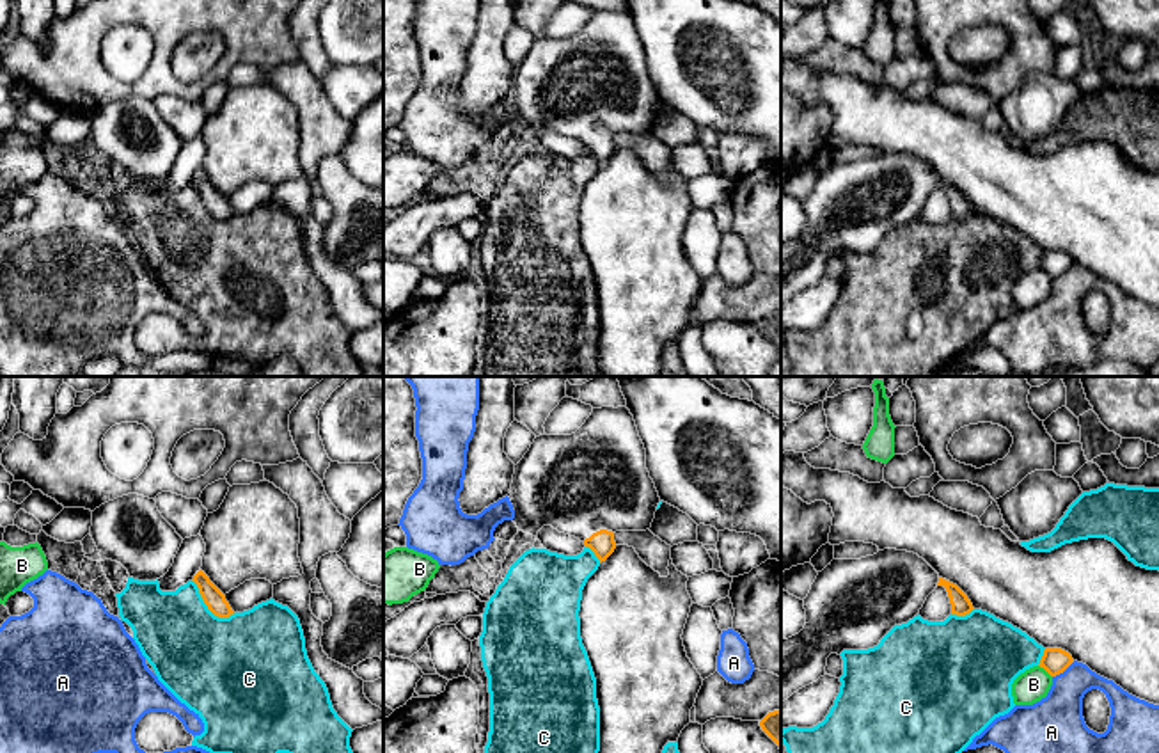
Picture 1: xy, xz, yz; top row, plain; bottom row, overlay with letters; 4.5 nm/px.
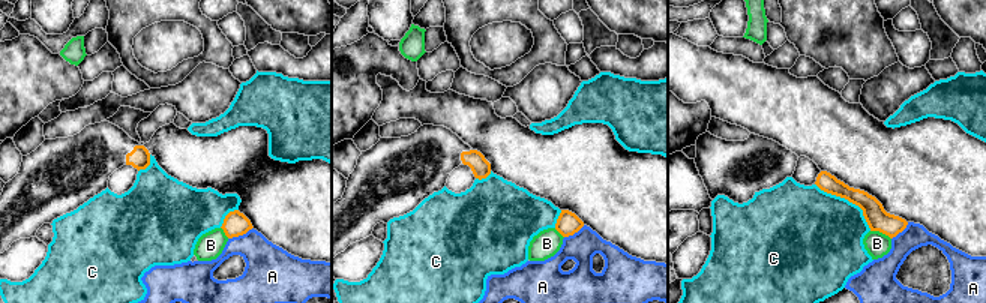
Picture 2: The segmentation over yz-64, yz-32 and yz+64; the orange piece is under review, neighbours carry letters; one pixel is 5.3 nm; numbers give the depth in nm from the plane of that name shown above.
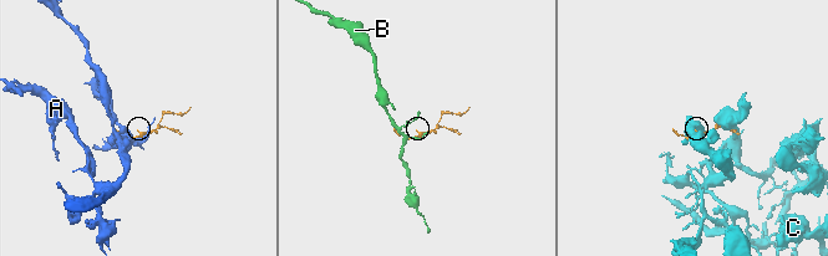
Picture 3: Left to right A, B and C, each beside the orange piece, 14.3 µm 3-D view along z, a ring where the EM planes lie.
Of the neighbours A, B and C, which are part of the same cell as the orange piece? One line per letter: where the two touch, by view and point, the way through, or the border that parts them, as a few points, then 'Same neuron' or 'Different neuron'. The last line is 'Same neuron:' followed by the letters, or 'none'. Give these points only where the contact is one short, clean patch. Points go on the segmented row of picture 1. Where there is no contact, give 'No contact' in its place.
A: Touches orange at yz (1064, 670). Different neuron
B: Touches orange at yz (1046, 670). Different neuron
C: Touches orange at xy (208, 608). Different neuron
Same neuron: none

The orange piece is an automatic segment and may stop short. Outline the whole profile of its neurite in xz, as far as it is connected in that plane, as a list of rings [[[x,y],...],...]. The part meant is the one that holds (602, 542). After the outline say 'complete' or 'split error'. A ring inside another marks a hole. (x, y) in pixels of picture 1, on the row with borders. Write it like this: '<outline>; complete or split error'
[[[627,407],[593,408],[586,423],[572,435],[540,435],[531,444],[524,458],[515,465],[513,483],[508,494],[518,531],[536,538],[534,549],[545,549],[538,540],[543,526],[552,526],[559,533],[579,538],[595,556],[605,561],[616,549],[616,531],[646,531],[651,527],[658,492],[646,469],[646,449],[639,437],[634,416]]]; split error

